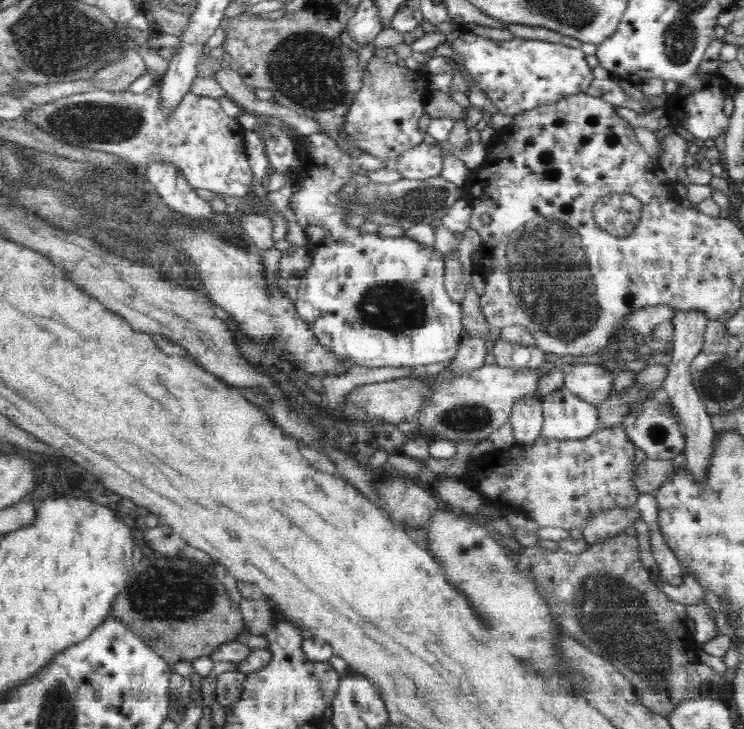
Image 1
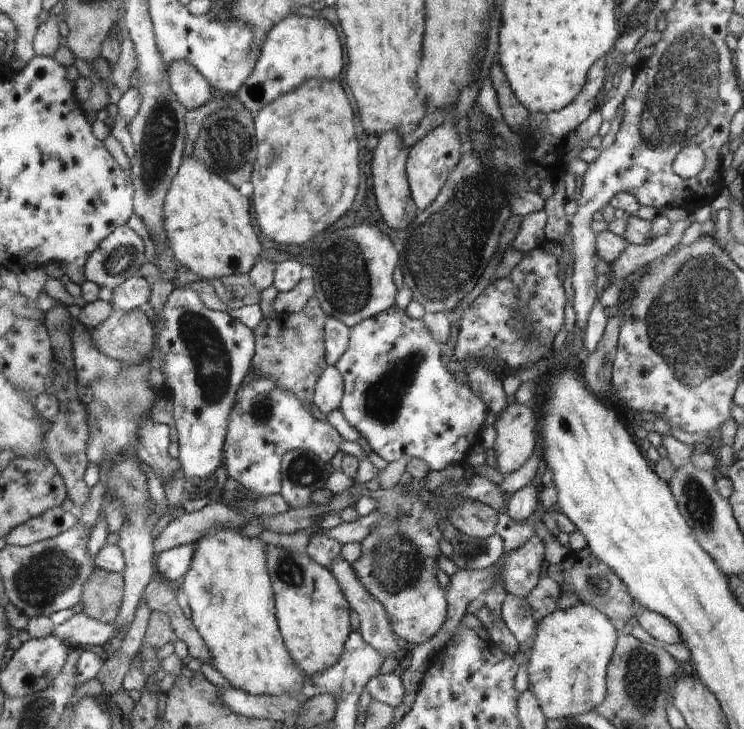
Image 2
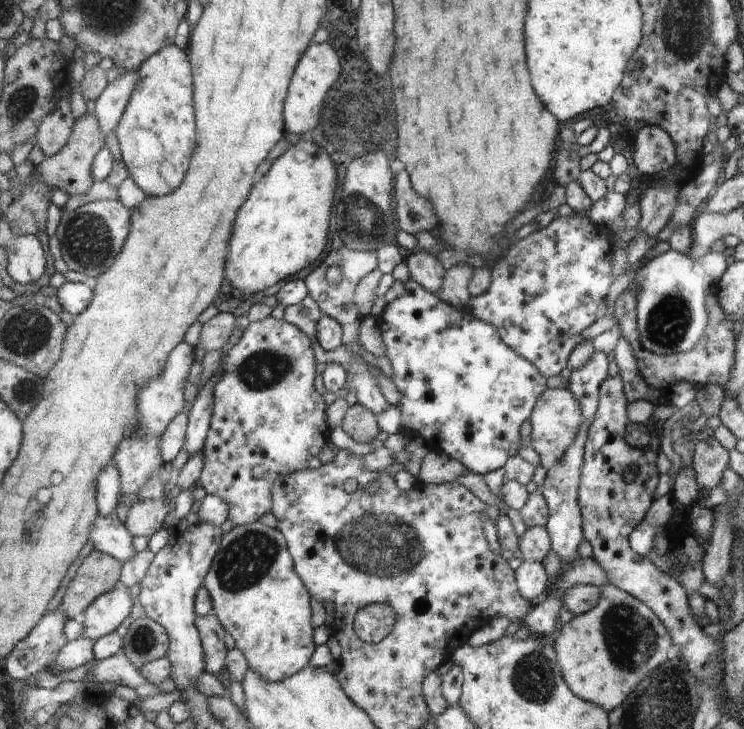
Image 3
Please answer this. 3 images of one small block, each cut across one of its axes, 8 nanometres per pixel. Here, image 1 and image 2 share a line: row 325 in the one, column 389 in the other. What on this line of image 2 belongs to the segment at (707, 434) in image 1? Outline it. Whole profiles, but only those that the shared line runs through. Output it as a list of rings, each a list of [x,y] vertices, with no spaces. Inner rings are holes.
[[[394,673],[378,674],[372,677],[365,686],[364,695],[369,700],[380,701],[390,708],[400,706],[405,695],[401,675]]]

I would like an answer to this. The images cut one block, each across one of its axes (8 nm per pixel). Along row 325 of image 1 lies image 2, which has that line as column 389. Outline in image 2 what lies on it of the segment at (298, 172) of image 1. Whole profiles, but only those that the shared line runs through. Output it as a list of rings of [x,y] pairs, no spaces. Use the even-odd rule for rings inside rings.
[[[398,306],[352,326],[348,348],[334,364],[344,381],[340,412],[366,438],[379,463],[387,464],[403,457],[418,458],[426,462],[429,470],[444,470],[466,458],[486,424],[488,406],[468,388],[468,383],[458,384],[446,364],[442,364],[442,342],[432,336],[422,319],[412,320]]]

